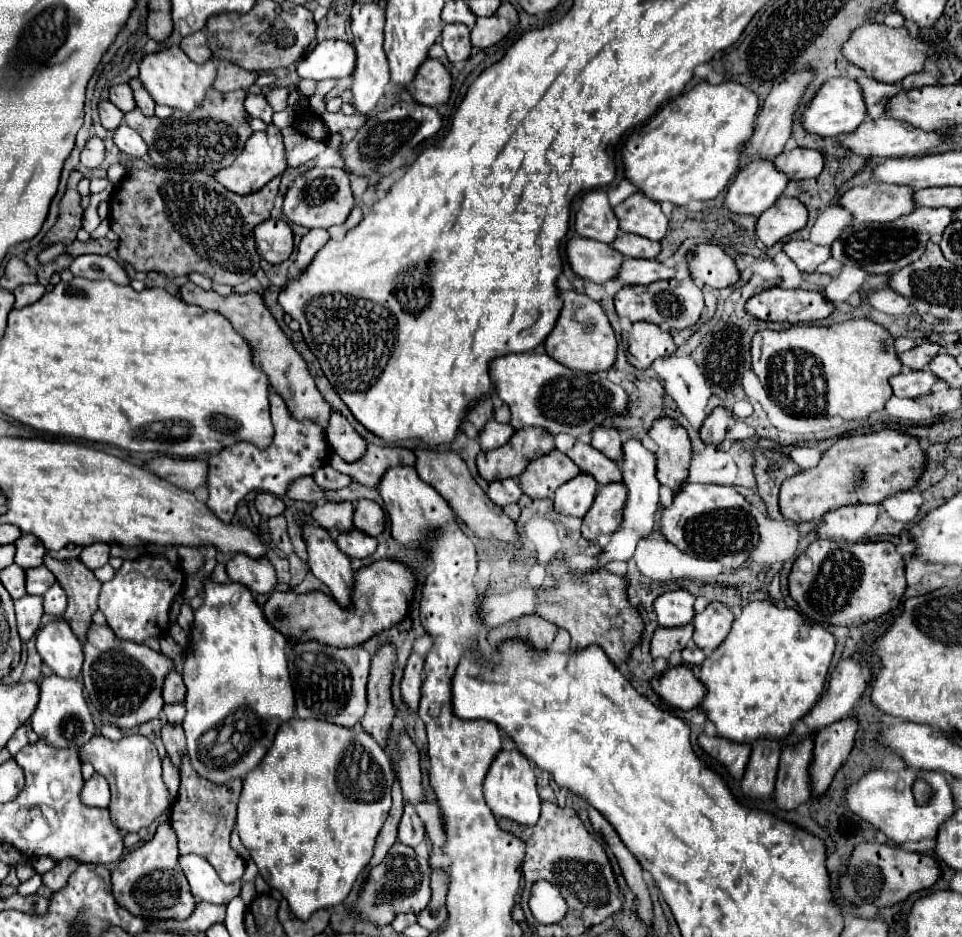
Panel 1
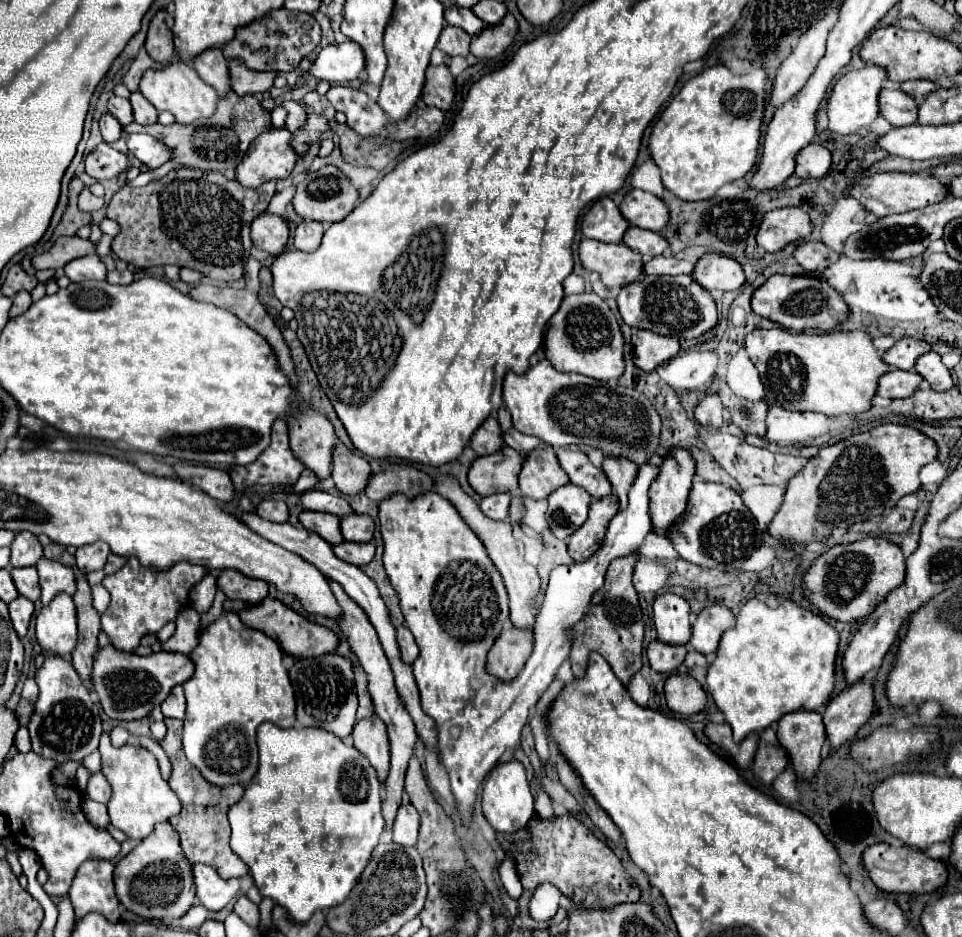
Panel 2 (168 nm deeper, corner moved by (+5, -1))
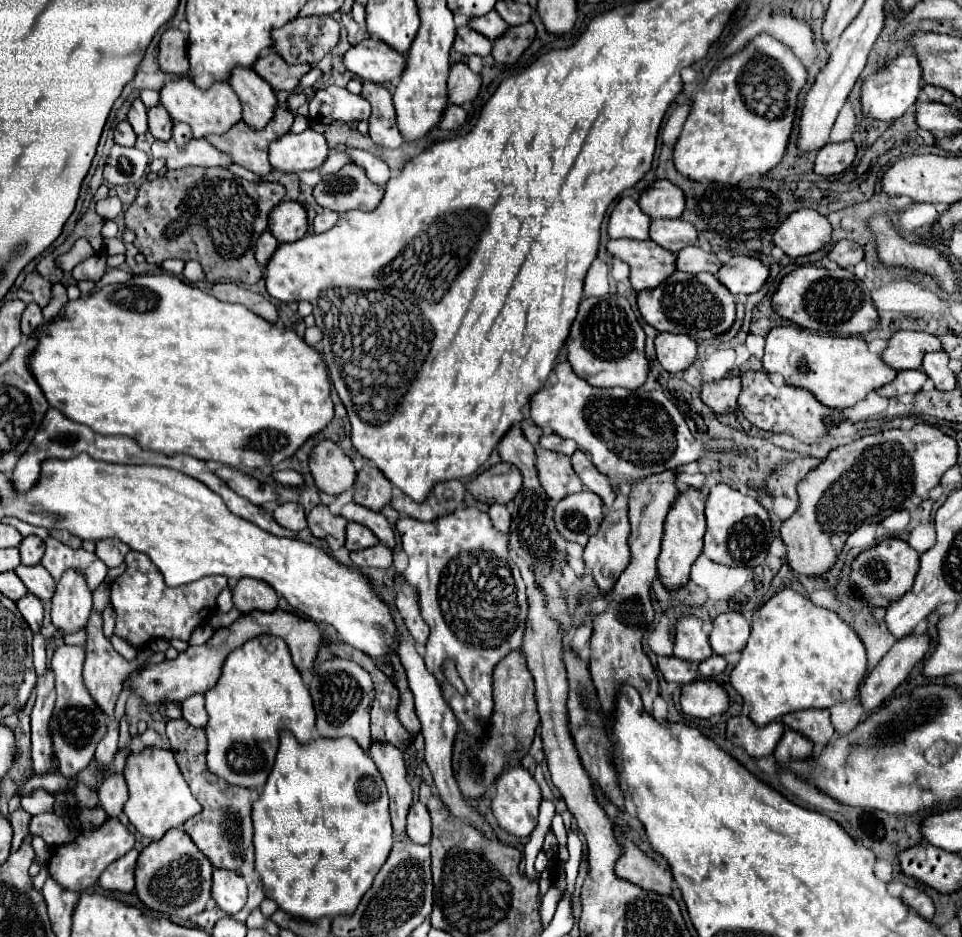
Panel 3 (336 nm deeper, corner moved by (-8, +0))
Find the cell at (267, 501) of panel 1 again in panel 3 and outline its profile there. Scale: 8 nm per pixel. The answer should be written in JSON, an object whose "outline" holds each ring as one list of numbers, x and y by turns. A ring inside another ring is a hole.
{"outline":[[283,503,273,511,275,521,289,531,303,531,307,527,305,511,299,503]]}

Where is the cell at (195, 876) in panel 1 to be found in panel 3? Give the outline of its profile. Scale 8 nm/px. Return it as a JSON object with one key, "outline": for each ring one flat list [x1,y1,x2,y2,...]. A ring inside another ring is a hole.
{"outline":[[215,869,213,871,213,889,211,897,229,915,235,915,243,909,247,901,247,883,241,875,235,875,227,869]]}

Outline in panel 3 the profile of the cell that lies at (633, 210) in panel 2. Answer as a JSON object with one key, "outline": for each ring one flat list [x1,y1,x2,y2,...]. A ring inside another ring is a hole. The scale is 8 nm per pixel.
{"outline":[[657,179,641,193,639,207,651,219,677,219,685,209,685,197,679,187,667,179]]}

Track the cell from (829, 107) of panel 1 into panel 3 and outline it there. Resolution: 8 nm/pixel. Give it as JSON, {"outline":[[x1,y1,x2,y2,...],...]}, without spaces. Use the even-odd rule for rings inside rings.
{"outline":[[899,55,879,73,871,75,863,83,861,91,861,103,863,103,863,115,873,117,879,121,891,121,903,117,909,105,917,101,917,95,921,91,921,67,919,59,915,55]]}

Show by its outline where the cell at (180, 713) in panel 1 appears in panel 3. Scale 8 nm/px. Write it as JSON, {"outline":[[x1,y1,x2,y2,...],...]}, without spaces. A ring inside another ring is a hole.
{"outline":[[185,719,167,721,167,737,171,749,179,763,179,769,193,791,193,797,203,805,203,811,183,823,183,831,193,839,199,851,213,863,217,869,229,869,237,875,253,873,253,823,251,823,251,805,257,801,257,789,245,789,221,781,217,775,209,773,205,753,207,737,205,729,189,725]]}

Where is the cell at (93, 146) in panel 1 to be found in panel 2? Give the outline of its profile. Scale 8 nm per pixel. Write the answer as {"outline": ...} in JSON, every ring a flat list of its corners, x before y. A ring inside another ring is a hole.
{"outline":[[100,144,94,152,90,152,84,160,86,174,96,180,110,180,118,176,122,170,126,170,128,158,126,154,114,150,110,144]]}

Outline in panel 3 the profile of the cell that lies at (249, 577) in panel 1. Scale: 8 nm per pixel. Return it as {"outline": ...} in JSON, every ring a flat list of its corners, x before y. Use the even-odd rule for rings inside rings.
{"outline":[[241,579,233,587,233,603,235,603,235,609,241,613,251,613,251,611,269,613,269,611,277,609,279,597,263,581]]}

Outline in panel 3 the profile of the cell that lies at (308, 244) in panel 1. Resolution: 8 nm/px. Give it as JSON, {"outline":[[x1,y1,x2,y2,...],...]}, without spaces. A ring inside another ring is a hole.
{"outline":[[325,209,325,211,319,213,319,215,315,217,315,221,313,221,313,229,315,229,315,233,325,233,325,231,329,231,329,229,337,223,337,219,339,219,337,213]]}

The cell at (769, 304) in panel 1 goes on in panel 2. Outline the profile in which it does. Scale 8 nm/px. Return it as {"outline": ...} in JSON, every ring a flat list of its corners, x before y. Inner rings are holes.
{"outline":[[770,276,754,294,752,294,752,310,754,314,768,318,788,330,832,330,836,324,848,318,848,304,844,298,828,286,828,282,820,276]]}

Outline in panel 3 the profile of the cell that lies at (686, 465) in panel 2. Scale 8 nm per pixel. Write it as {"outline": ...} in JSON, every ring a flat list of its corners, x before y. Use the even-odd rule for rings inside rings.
{"outline":[[689,489,685,493,681,493,675,501,677,503,673,503,673,507,667,515,667,521,665,521,665,535,663,535,663,543,661,543,661,555,659,555,659,561,657,561,659,579,661,579,661,583,665,585,667,591,677,591,677,589,687,585,691,565,701,555,703,535,705,535,705,515,703,515,705,505,701,501,699,491]]}

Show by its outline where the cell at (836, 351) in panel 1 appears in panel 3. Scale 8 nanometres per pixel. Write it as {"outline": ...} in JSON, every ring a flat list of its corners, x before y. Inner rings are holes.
{"outline":[[796,325,779,326,769,331,763,369,783,375,789,385,809,389,823,405,835,409,853,407,857,401,865,399,867,393,891,383,897,375,895,369,867,349,861,337,822,335]]}

